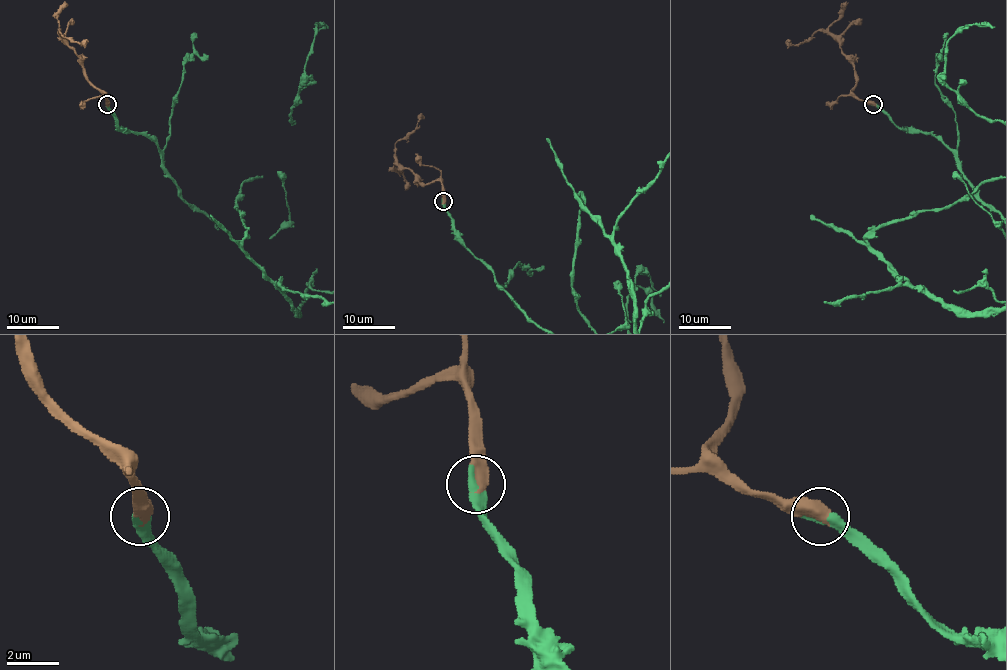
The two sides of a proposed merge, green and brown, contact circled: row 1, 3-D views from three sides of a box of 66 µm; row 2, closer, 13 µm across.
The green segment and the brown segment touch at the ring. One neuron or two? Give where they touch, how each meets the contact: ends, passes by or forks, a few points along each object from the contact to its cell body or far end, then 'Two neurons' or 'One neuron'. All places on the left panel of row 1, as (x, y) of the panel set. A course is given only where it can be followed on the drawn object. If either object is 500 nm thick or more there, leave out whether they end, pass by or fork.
Place: (107, 104). Course of brown: (107, 104), (59, 30), (64, 37), (81, 44), (86, 40). One neuron

